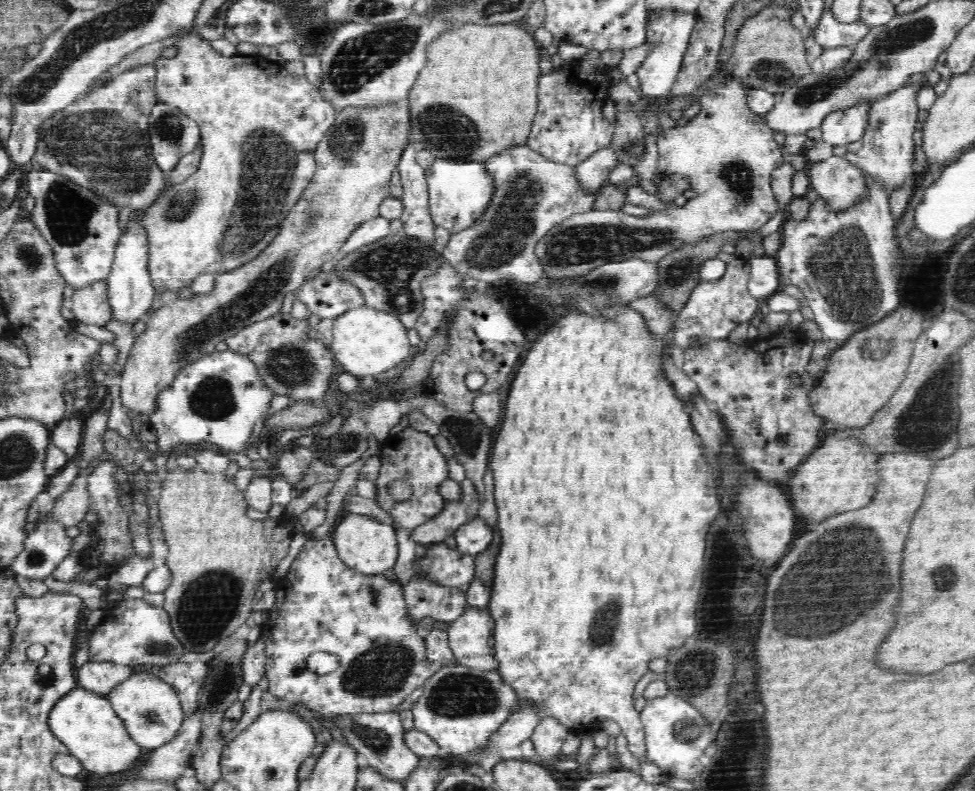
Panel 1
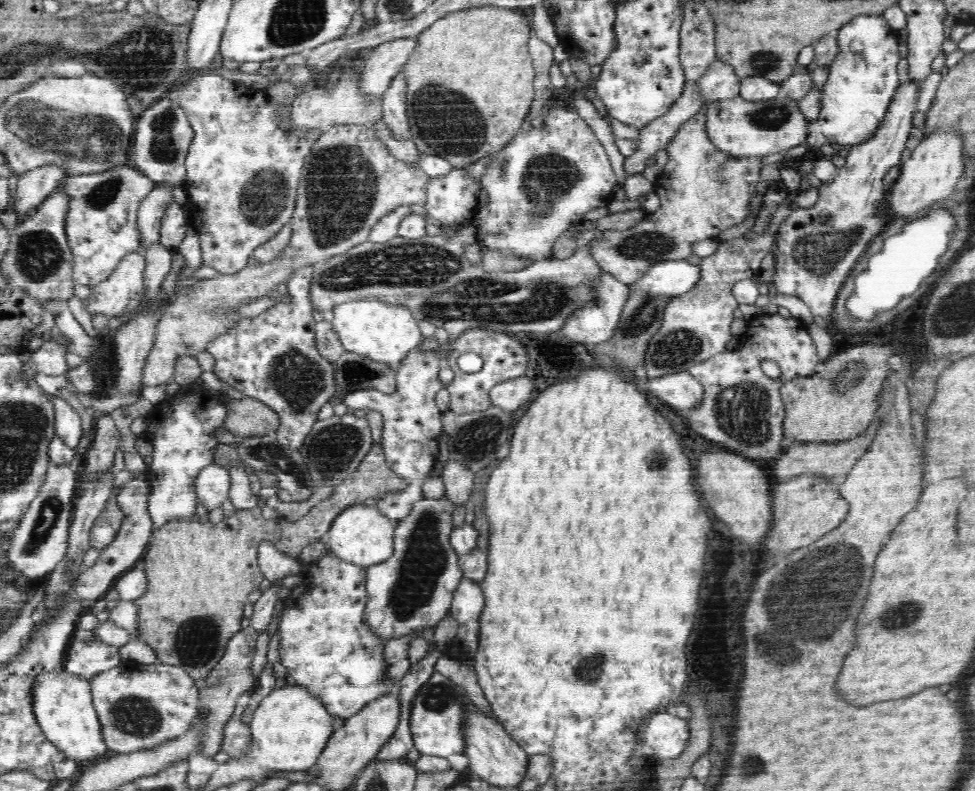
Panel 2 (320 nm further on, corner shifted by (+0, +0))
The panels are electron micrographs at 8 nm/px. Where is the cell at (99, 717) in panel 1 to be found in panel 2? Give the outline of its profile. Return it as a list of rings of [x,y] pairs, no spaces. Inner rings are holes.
[[[65,670],[42,672],[34,684],[33,713],[46,738],[67,758],[92,760],[109,750],[101,731],[100,718],[93,707],[90,681],[84,677],[75,676]]]

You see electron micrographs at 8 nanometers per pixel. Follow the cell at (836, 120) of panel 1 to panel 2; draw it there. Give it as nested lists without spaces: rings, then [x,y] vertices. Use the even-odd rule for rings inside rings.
[[[882,15],[855,16],[838,31],[838,54],[822,88],[822,108],[816,121],[828,142],[857,145],[874,136],[897,96],[901,79],[896,68],[904,49]]]

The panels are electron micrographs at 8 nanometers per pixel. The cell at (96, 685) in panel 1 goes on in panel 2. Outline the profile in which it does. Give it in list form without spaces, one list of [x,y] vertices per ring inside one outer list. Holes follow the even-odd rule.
[[[99,638],[89,641],[74,639],[66,651],[66,672],[90,680],[122,663],[119,648],[102,642]]]

